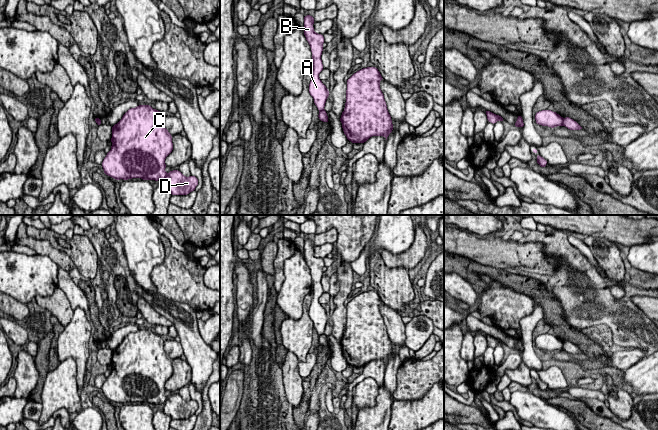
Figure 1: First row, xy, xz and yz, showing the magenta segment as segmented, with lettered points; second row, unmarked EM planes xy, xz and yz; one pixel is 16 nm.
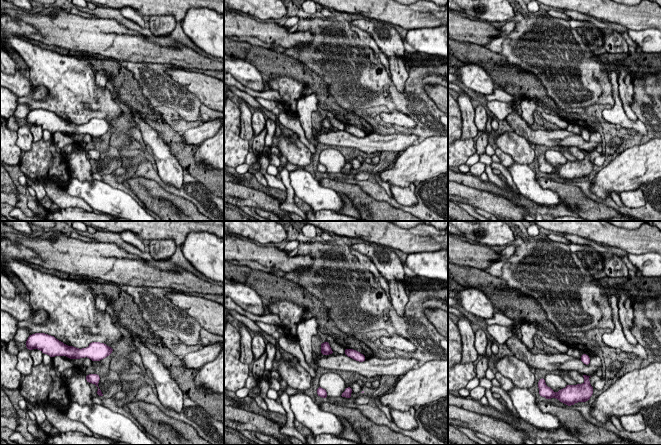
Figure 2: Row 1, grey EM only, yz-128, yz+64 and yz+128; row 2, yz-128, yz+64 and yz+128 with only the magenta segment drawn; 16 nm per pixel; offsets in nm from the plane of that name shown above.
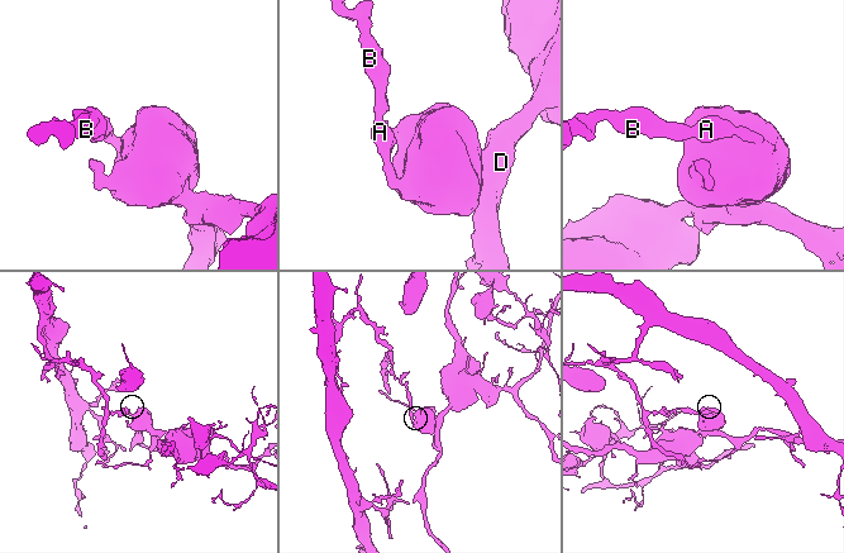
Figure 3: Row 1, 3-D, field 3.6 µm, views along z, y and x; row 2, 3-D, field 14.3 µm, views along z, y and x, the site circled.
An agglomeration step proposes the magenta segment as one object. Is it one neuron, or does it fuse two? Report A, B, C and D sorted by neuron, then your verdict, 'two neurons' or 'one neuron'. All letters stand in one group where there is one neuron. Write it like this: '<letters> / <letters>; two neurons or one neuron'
A B / C D; two neurons

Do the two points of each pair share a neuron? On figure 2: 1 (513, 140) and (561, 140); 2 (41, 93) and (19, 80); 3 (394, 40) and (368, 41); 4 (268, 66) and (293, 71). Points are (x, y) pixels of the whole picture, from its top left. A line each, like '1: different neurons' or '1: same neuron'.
1: different neurons
2: same neuron
3: different neurons
4: same neuron

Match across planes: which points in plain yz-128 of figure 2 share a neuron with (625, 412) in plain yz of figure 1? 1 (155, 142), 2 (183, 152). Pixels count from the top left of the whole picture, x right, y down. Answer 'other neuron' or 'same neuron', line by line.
1: same neuron
2: other neuron

